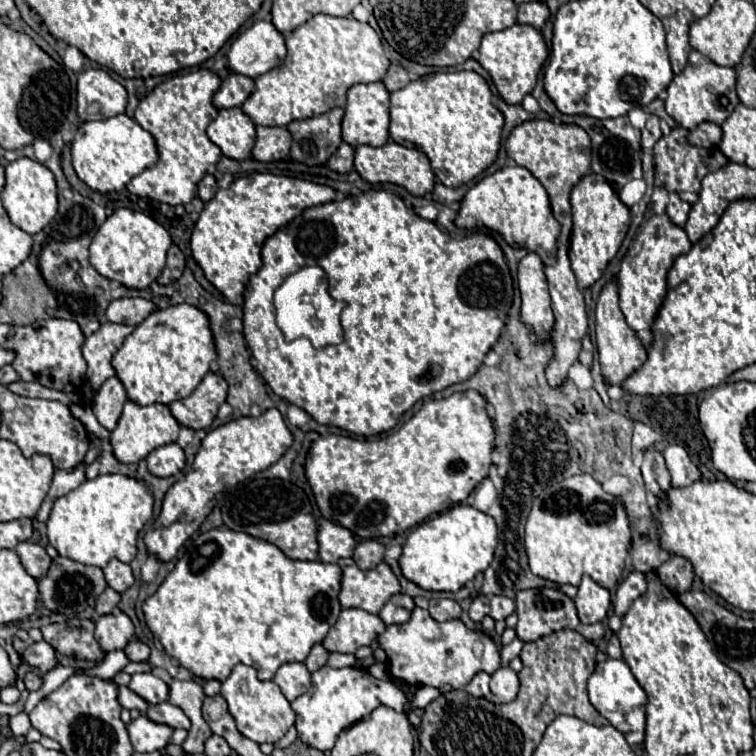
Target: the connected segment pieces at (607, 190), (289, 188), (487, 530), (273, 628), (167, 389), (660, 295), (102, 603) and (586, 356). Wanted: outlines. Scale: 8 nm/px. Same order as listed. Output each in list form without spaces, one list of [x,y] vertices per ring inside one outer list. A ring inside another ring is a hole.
[[[587,174],[575,184],[571,192],[571,215],[573,227],[569,240],[569,260],[577,276],[577,286],[585,290],[603,276],[607,264],[615,258],[627,234],[631,216],[629,208],[621,202],[619,194],[611,188],[611,184],[607,184],[603,176],[595,174]]]
[[[251,174],[237,178],[227,190],[217,194],[205,204],[191,236],[191,252],[203,268],[207,280],[235,306],[243,304],[243,290],[247,278],[261,268],[261,246],[279,228],[289,224],[299,212],[309,206],[335,200],[335,190],[291,176]]]
[[[457,504],[443,514],[427,518],[411,530],[409,538],[403,544],[399,566],[407,580],[425,590],[457,592],[465,586],[465,582],[473,580],[477,572],[487,570],[493,560],[497,534],[497,524],[489,514],[469,504]]]
[[[219,526],[219,528],[211,528],[209,532],[201,532],[197,538],[193,538],[189,544],[187,544],[187,550],[185,554],[177,560],[175,568],[167,574],[167,578],[161,582],[161,586],[157,588],[157,592],[153,596],[149,596],[145,602],[143,602],[143,612],[145,612],[145,620],[147,620],[147,626],[161,638],[161,644],[165,648],[165,652],[173,658],[179,660],[179,664],[187,670],[191,670],[197,678],[205,678],[205,680],[219,680],[223,682],[235,664],[243,662],[247,666],[253,666],[257,672],[259,672],[259,678],[261,680],[271,680],[277,672],[277,668],[285,662],[303,662],[311,648],[319,642],[323,642],[325,634],[329,632],[329,628],[335,624],[339,612],[341,612],[341,604],[339,604],[339,592],[341,592],[341,568],[337,564],[327,564],[327,562],[319,562],[319,560],[313,560],[313,562],[307,562],[307,560],[291,560],[287,558],[277,546],[265,542],[265,540],[259,540],[255,536],[249,536],[245,532],[235,532],[235,530],[229,530],[227,526]]]
[[[177,304],[151,312],[151,316],[125,338],[123,346],[113,356],[113,368],[133,402],[141,406],[157,402],[171,404],[187,398],[195,390],[215,358],[217,348],[207,314],[191,304]]]
[[[651,214],[643,226],[643,232],[637,236],[635,244],[629,248],[627,256],[621,262],[617,274],[619,306],[625,314],[629,328],[639,336],[639,342],[645,348],[653,344],[653,320],[667,294],[667,272],[673,266],[675,258],[687,254],[689,248],[691,242],[683,228],[671,224],[667,214]]]
[[[105,588],[105,592],[97,598],[97,606],[95,606],[95,610],[99,612],[99,614],[111,614],[111,610],[119,604],[119,594],[113,590],[113,588]]]
[[[585,336],[583,338],[583,350],[581,350],[581,356],[579,356],[579,360],[581,360],[581,364],[585,366],[585,368],[591,368],[591,362],[593,362],[593,344],[591,344],[591,338],[589,336]]]

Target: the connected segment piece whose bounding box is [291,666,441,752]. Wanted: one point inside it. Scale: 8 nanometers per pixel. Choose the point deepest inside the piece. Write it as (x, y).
(338, 697)

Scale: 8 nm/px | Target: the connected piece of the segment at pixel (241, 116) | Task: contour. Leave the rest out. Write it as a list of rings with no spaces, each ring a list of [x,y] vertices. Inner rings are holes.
[[[241,108],[219,110],[219,116],[207,128],[207,136],[227,158],[245,160],[255,144],[255,124]]]

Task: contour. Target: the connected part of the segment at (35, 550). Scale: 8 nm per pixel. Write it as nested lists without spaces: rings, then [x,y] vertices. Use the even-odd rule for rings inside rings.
[[[21,542],[15,552],[19,554],[25,570],[33,576],[33,578],[43,578],[47,574],[47,568],[51,566],[51,556],[45,552],[43,546],[31,544],[31,542]]]

